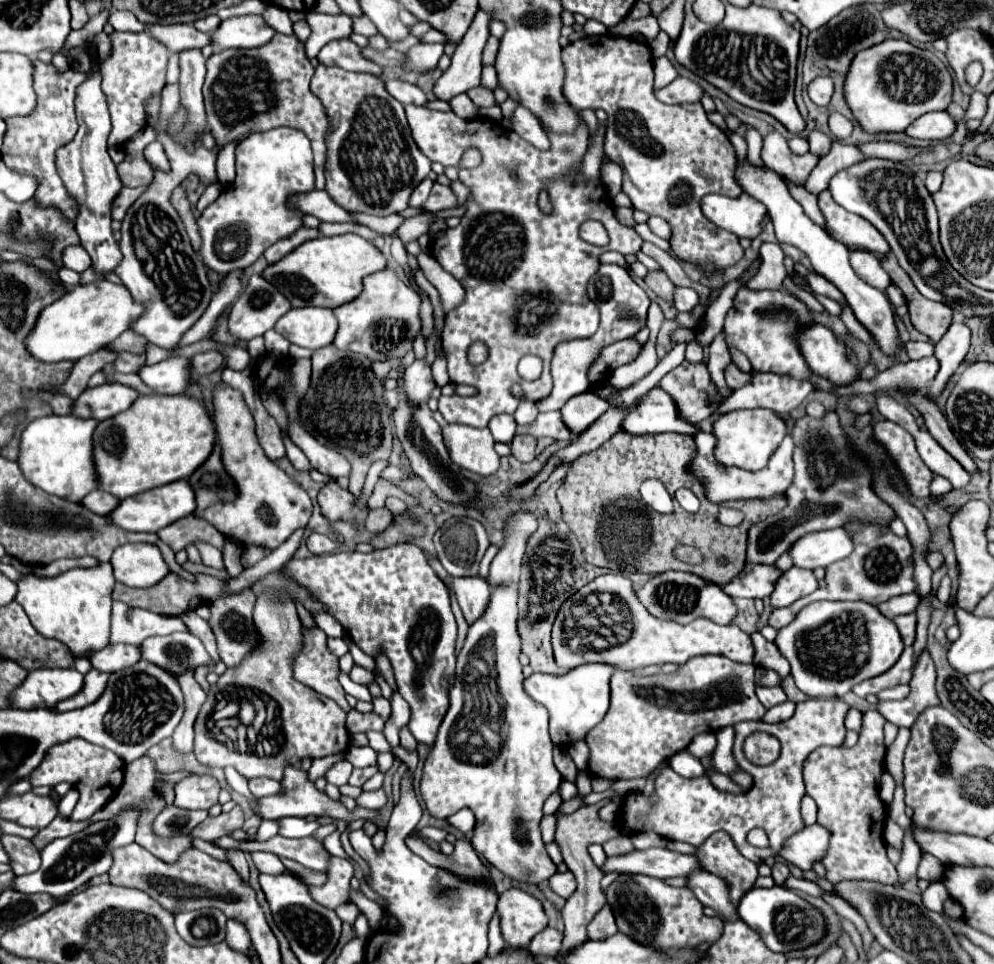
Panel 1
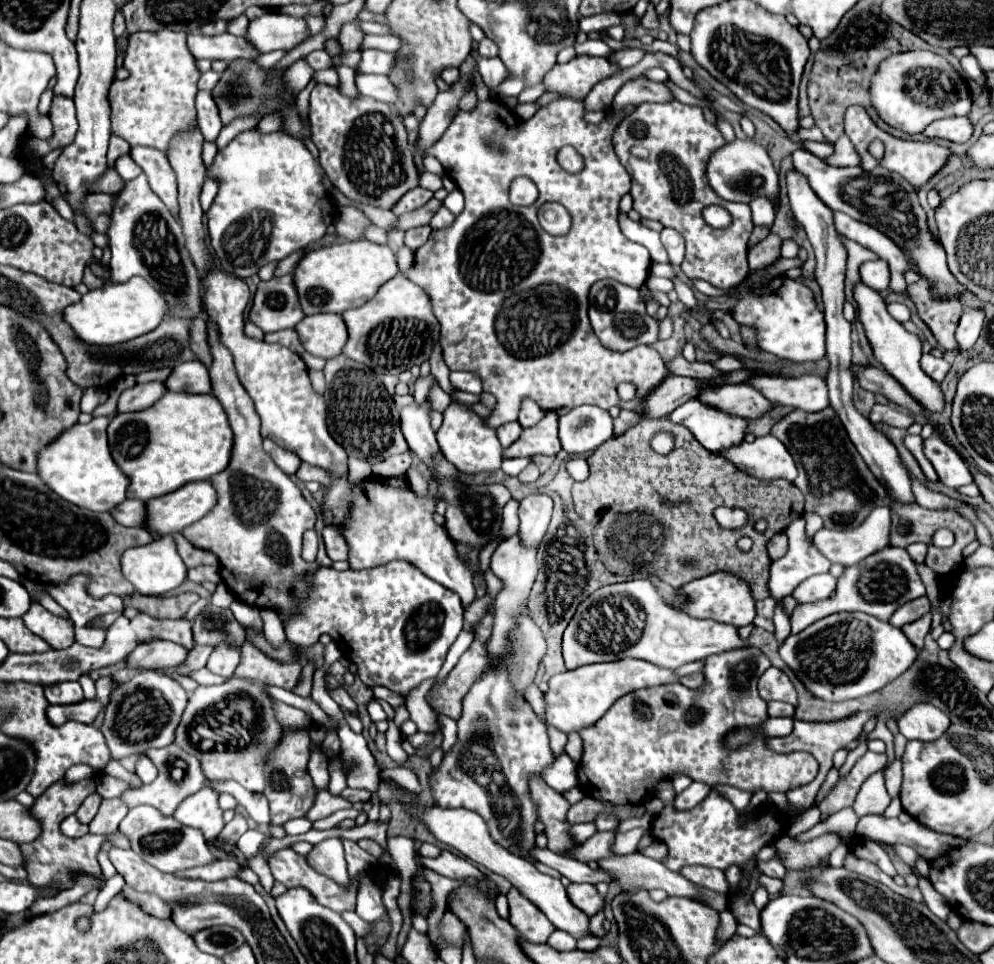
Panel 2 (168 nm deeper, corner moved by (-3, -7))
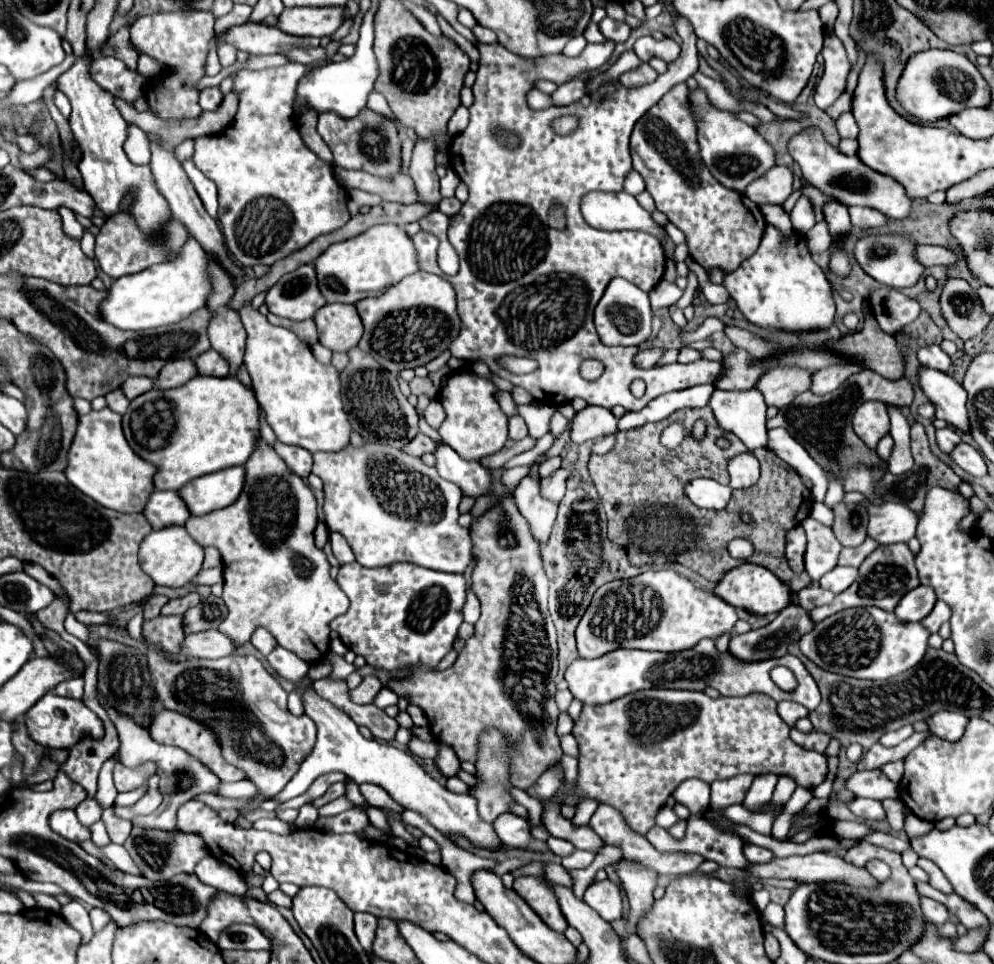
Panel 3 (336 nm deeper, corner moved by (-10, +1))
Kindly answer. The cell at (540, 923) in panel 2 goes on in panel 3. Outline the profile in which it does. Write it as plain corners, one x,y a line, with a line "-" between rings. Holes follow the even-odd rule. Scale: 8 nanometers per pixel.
537,876
515,878
513,890
523,900
527,900
527,904
541,916
541,920
549,928
553,928
555,932
565,932
567,920
559,908
559,902
557,902
553,888
545,882
545,878
537,878

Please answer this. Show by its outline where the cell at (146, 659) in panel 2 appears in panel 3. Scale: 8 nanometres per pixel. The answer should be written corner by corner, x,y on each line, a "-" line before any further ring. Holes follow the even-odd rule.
205,630
193,636
185,636
183,652
197,658
223,658
235,652
233,642
219,630

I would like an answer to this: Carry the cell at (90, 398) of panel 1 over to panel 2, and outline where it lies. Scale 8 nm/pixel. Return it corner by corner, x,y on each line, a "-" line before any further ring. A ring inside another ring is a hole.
148,382
148,384
136,384
134,388
128,388
120,394
118,400
118,414
122,412
136,412
150,408
162,394
166,392
162,382

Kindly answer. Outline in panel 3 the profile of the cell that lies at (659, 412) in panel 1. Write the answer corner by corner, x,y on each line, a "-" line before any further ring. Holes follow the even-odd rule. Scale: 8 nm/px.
757,388
731,392
715,390
715,394
709,400
709,406
719,426
739,436
749,450
767,444
767,428
765,428
767,404
761,392
757,392

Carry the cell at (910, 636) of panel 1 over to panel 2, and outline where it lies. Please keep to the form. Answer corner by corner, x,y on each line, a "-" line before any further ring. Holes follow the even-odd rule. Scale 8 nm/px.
926,614
922,616
922,620
916,620
914,624
906,624
906,628
902,628
906,638
916,646
916,650
924,646
924,636
930,632
930,624
932,624
932,616

